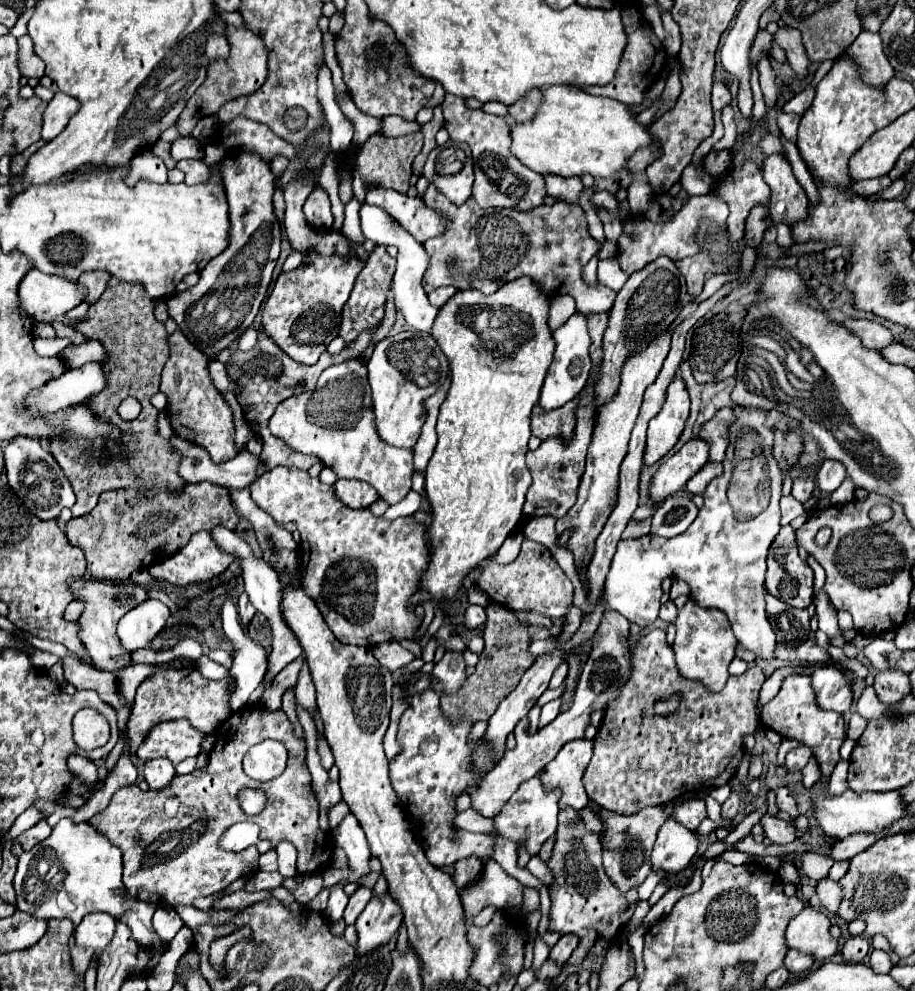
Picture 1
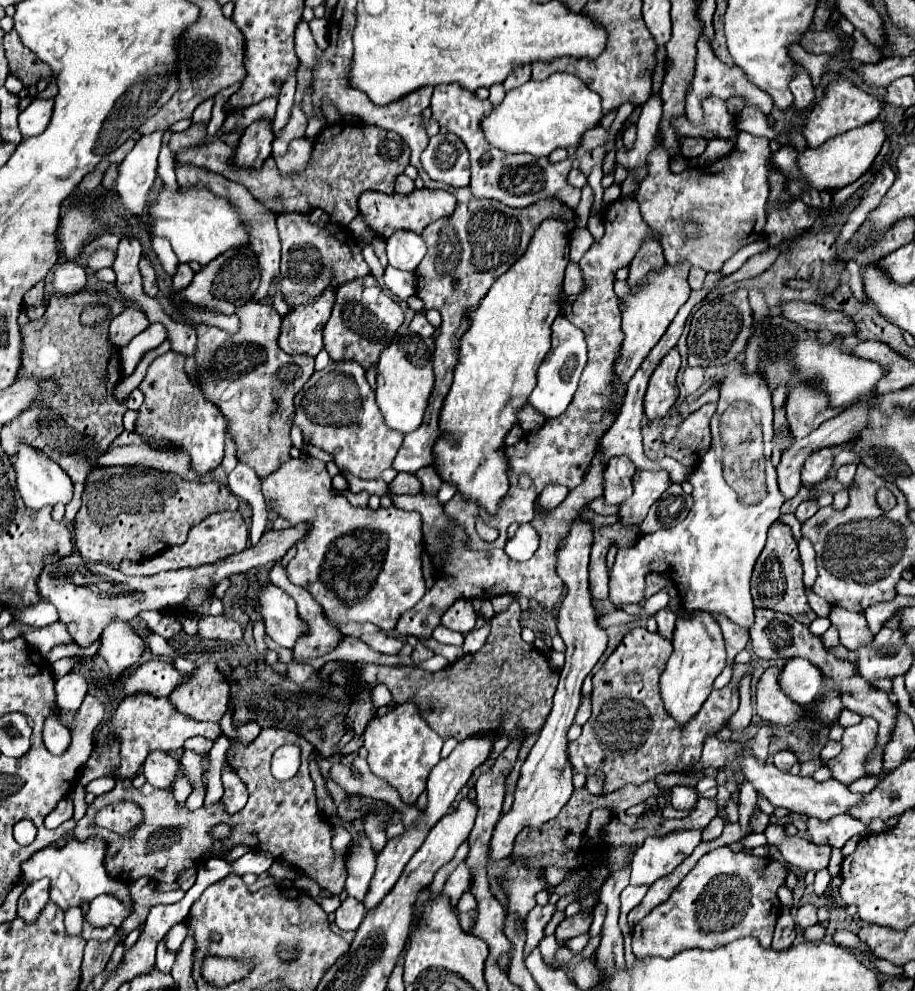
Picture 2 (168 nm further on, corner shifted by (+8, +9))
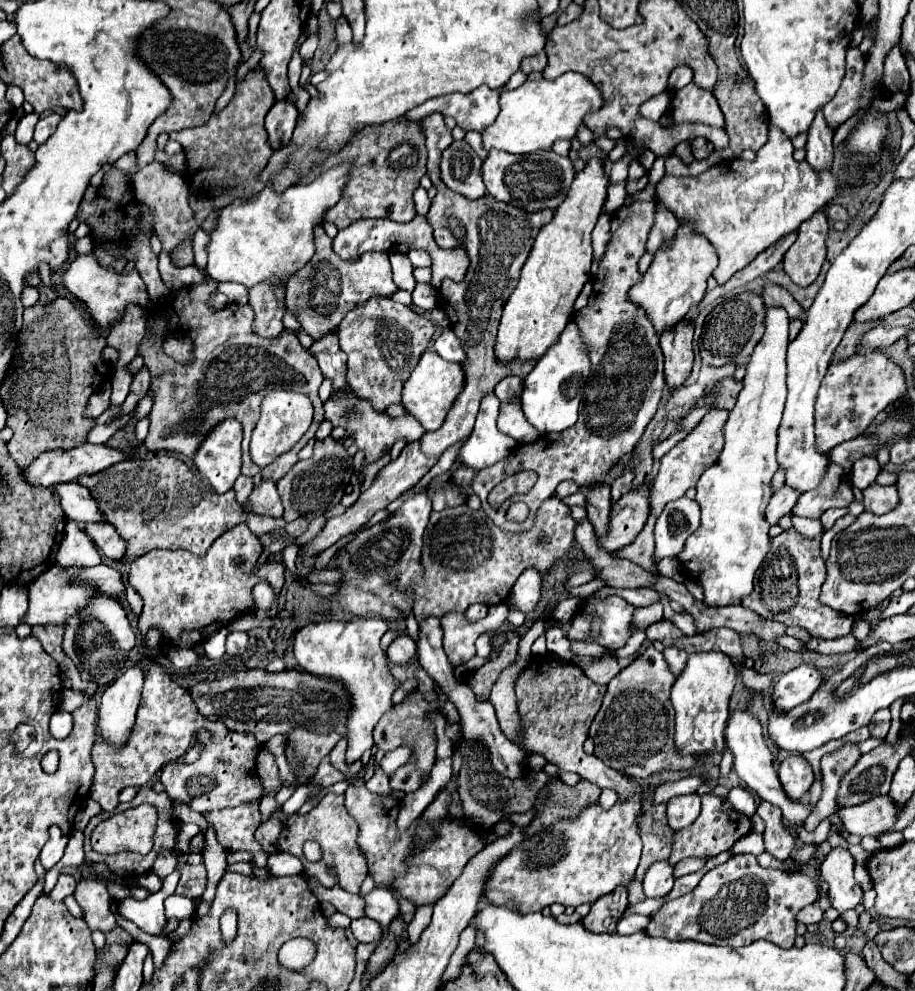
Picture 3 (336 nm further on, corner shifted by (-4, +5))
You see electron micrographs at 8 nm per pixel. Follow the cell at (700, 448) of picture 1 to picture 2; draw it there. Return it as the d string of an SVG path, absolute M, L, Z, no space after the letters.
M636 472L632 476L632 488L634 494L620 502L618 506L618 518L622 524L640 524L646 516L648 508L666 492L670 486L670 478L666 472Z

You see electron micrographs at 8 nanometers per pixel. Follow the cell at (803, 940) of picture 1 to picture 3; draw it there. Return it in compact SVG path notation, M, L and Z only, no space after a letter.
M816 904L804 906L804 910L800 910L800 912L796 914L796 920L804 922L806 926L808 926L808 924L818 924L822 918L824 918L824 910L822 910L820 906L816 906Z

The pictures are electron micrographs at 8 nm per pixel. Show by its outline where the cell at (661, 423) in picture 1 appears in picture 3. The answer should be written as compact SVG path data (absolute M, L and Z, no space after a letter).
M688 320L678 322L676 330L668 330L664 338L660 338L660 346L664 352L664 380L668 390L676 390L684 384L684 380L692 372L692 334L694 328Z

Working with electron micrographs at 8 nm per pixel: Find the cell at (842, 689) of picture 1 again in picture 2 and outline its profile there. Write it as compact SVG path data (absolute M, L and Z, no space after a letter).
M790 658L780 670L778 684L788 694L788 698L792 698L792 702L808 704L818 694L822 694L824 676L806 658Z

